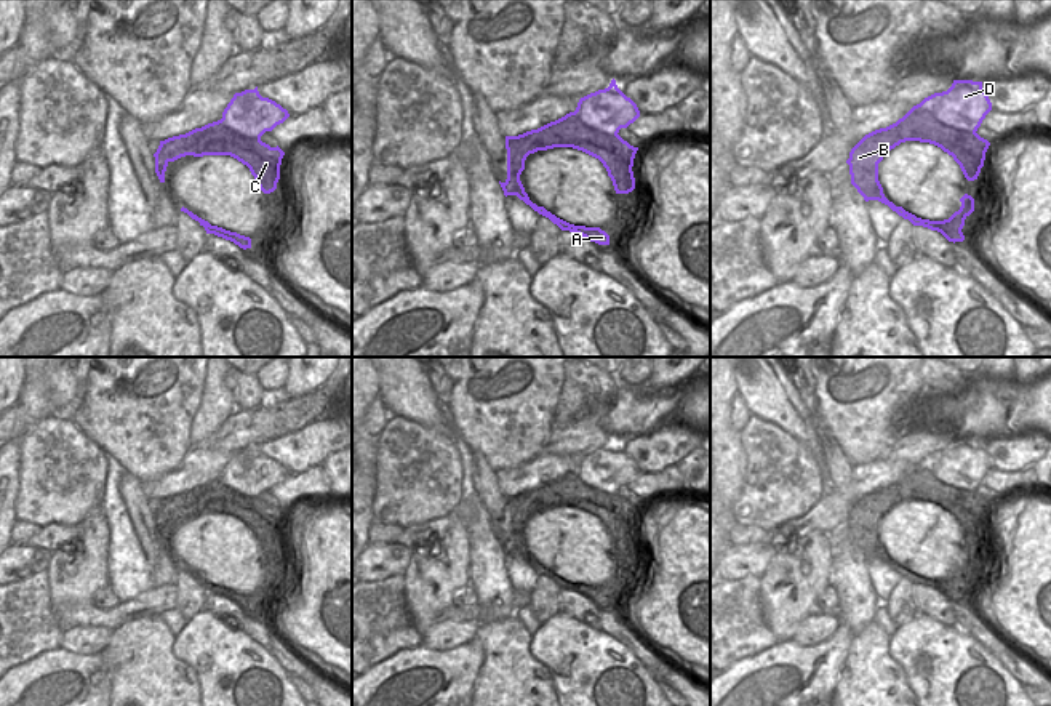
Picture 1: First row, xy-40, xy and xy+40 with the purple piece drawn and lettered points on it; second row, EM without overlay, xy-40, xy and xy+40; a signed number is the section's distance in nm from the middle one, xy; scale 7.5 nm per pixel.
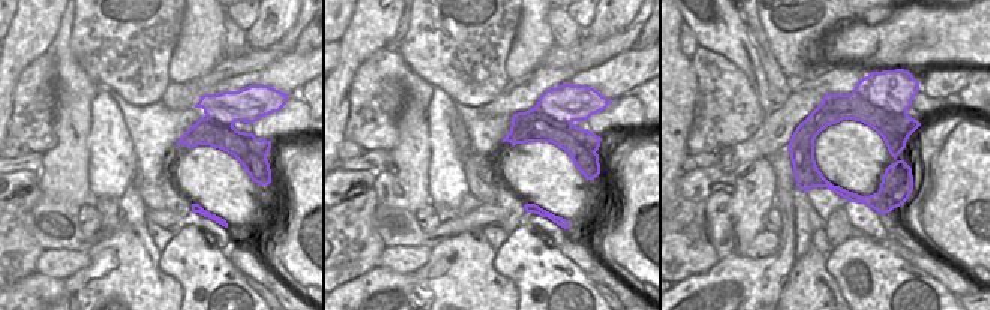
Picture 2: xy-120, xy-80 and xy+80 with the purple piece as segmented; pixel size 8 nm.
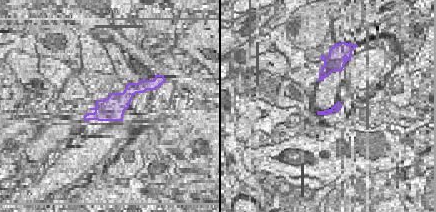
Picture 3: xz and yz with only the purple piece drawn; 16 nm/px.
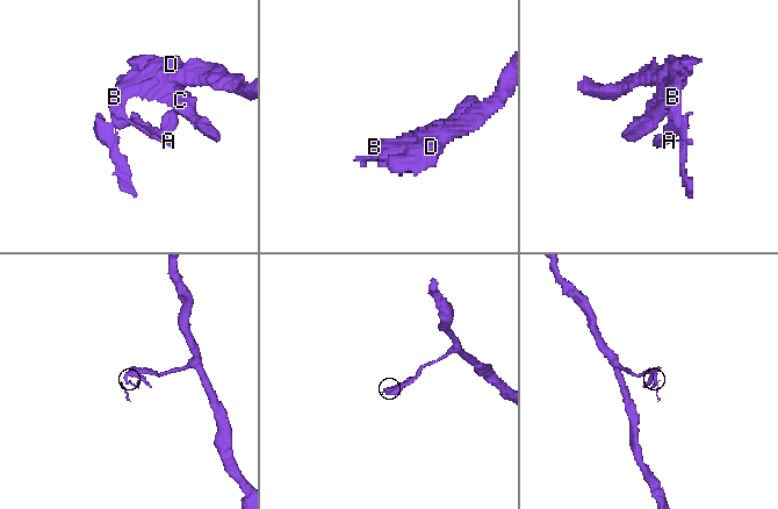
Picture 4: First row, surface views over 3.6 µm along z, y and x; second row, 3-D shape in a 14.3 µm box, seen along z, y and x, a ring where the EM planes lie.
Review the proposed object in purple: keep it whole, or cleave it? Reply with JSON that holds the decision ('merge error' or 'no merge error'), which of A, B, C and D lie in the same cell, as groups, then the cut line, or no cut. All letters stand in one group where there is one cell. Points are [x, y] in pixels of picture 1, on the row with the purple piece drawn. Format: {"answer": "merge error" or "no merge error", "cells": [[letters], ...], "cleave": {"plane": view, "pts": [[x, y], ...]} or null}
{"answer": "merge error", "cells": [["A", "B", "C"], ["D"]], "cleave": {"plane": "xy+40", "pts": [[941, 93], [935, 116], [949, 127], [975, 132]]}}

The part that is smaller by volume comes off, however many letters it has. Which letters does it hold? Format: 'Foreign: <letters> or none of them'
Foreign: A, B, C

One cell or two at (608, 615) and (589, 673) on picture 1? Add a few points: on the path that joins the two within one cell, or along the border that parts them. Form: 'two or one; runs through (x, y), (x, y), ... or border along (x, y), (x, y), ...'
two; border along (600, 628), (619, 642)

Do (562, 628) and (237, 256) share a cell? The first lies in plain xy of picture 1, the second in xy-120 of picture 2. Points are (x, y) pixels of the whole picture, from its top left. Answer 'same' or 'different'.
different

